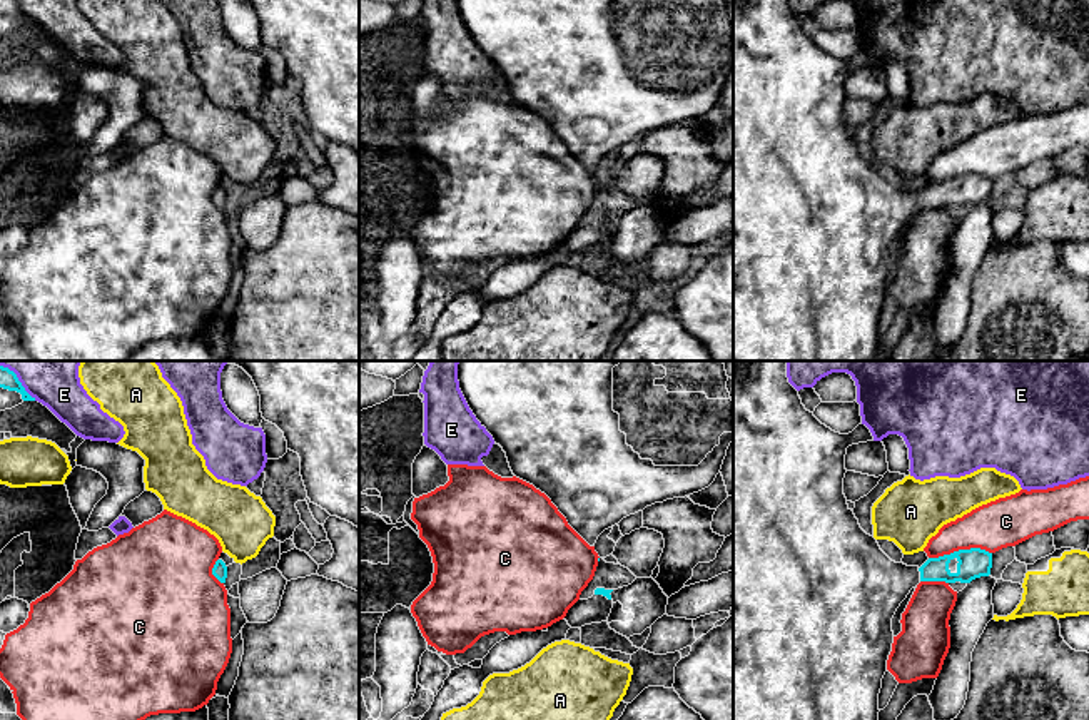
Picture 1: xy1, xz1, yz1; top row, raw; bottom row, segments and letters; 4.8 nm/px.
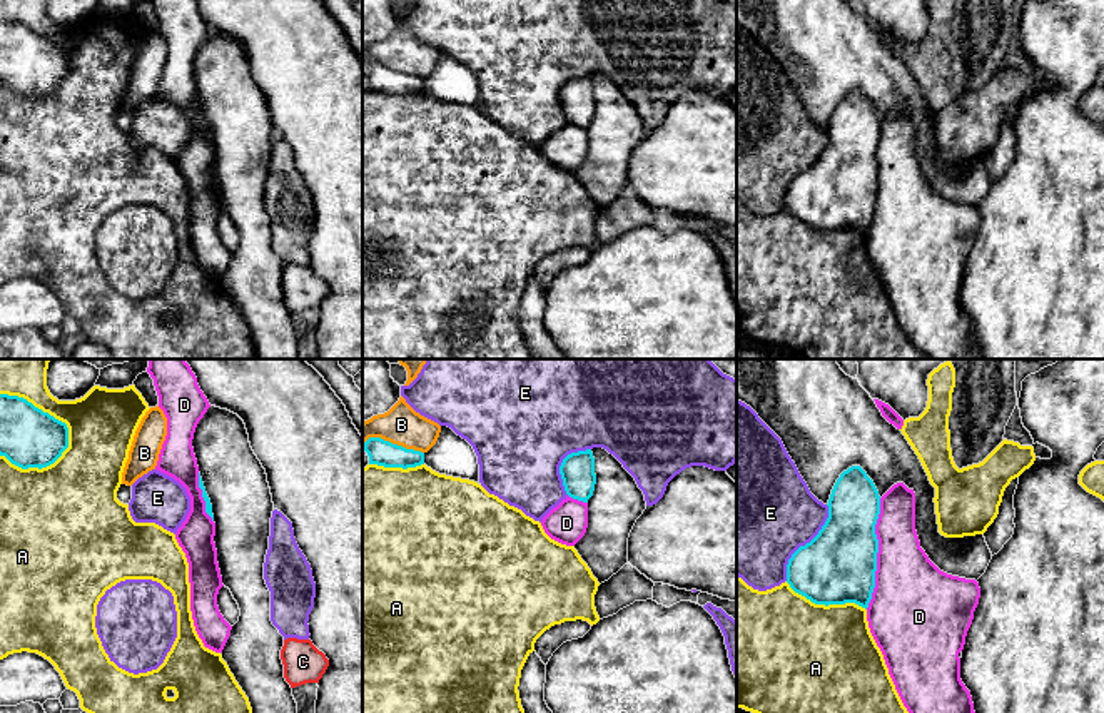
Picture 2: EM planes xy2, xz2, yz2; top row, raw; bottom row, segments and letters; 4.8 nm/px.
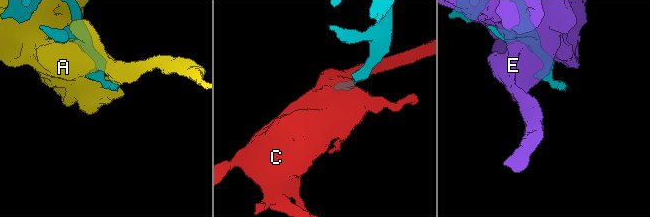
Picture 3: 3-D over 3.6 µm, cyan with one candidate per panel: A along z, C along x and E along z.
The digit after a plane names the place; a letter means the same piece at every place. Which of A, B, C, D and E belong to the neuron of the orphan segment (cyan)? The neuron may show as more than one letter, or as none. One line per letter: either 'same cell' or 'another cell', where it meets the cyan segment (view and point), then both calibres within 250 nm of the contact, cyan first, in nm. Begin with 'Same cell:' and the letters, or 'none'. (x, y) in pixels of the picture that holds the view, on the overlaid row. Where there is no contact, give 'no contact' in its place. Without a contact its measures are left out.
Same cell: none
A: another cell; meets cyan in xy2 at (52, 416); 280 nm thick on the cyan side, 320 nm on the other
B: another cell; meets cyan in xz2 at (391, 443); 130 nm thick on the cyan side, 190 nm on the other
C: another cell; meets cyan in yz1 at (959, 550); 140 nm thick on the cyan side, 240 nm on the other
D: another cell; meets cyan in yz2 at (877, 551); 360 nm thick on the cyan side, 360 nm on the other
E: another cell; meets cyan in yz2 at (807, 543); 360 nm thick on the cyan side, 460 nm on the other

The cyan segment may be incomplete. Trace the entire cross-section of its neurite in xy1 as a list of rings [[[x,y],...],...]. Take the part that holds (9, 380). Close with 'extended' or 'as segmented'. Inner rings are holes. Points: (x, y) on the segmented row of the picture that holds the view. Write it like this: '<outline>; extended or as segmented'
[[[0,366],[0,388],[20,393],[23,401],[35,401],[35,398],[32,398],[25,391],[25,388],[18,381],[17,374],[3,366]]]; as segmented

